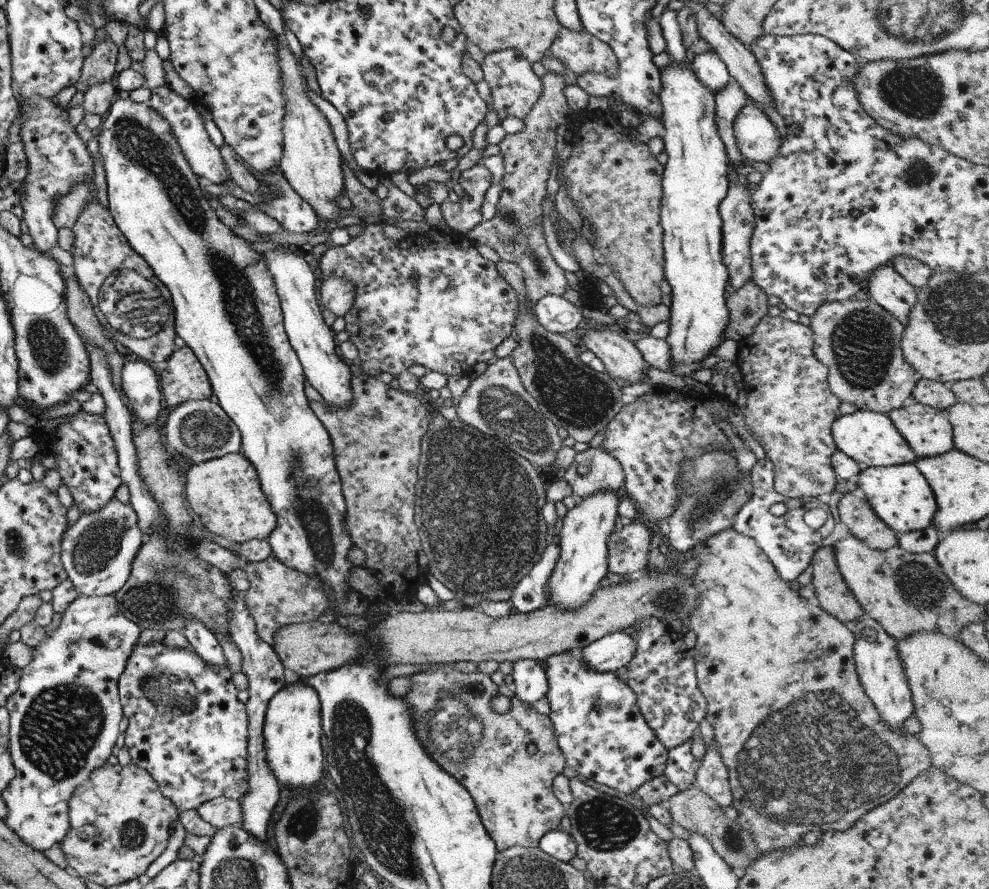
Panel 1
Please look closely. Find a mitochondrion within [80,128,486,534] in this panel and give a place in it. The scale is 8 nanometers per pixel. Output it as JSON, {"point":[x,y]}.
{"point":[132,305]}

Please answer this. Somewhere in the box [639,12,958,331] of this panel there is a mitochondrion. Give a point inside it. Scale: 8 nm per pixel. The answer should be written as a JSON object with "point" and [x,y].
{"point":[915,92]}

